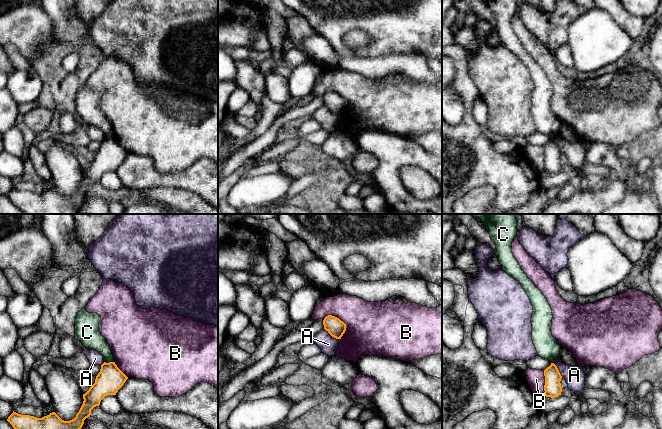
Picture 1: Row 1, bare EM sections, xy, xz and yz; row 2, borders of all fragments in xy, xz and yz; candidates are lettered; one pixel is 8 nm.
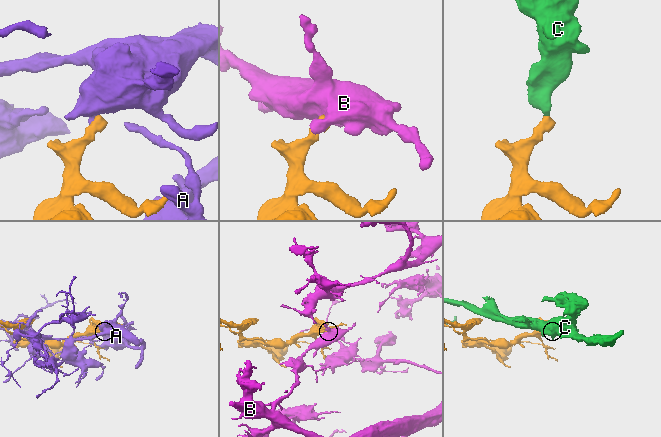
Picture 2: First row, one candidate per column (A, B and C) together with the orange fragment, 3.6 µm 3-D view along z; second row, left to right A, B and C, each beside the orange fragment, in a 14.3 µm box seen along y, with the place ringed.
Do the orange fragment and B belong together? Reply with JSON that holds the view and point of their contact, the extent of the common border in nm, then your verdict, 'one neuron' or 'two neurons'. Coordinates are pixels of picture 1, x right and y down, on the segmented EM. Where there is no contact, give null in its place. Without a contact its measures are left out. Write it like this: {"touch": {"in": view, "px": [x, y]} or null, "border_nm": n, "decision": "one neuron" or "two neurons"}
{"touch": {"in": "xz", "px": [342, 321]}, "border_nm": 240, "decision": "two neurons"}

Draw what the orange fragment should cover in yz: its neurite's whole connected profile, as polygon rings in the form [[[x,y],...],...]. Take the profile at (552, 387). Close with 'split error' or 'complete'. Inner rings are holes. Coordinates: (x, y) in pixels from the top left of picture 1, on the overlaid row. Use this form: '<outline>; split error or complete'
[[[551,363],[551,365],[544,370],[544,376],[544,395],[551,398],[561,395],[562,387],[560,381],[562,376],[554,363]]]; complete

